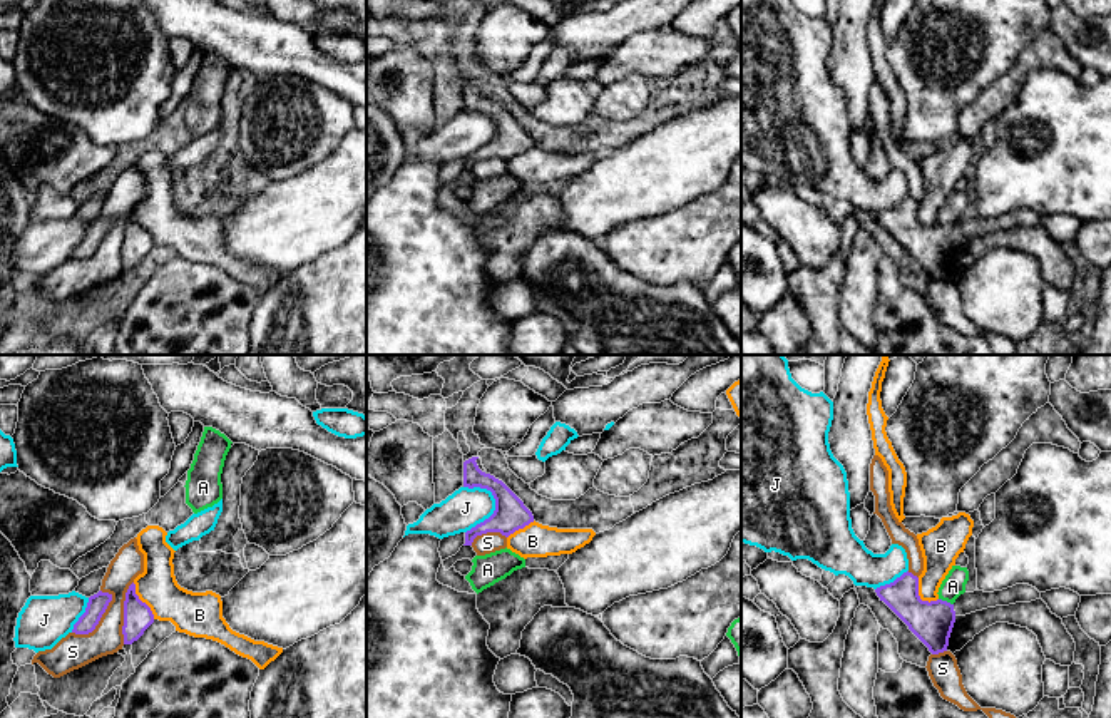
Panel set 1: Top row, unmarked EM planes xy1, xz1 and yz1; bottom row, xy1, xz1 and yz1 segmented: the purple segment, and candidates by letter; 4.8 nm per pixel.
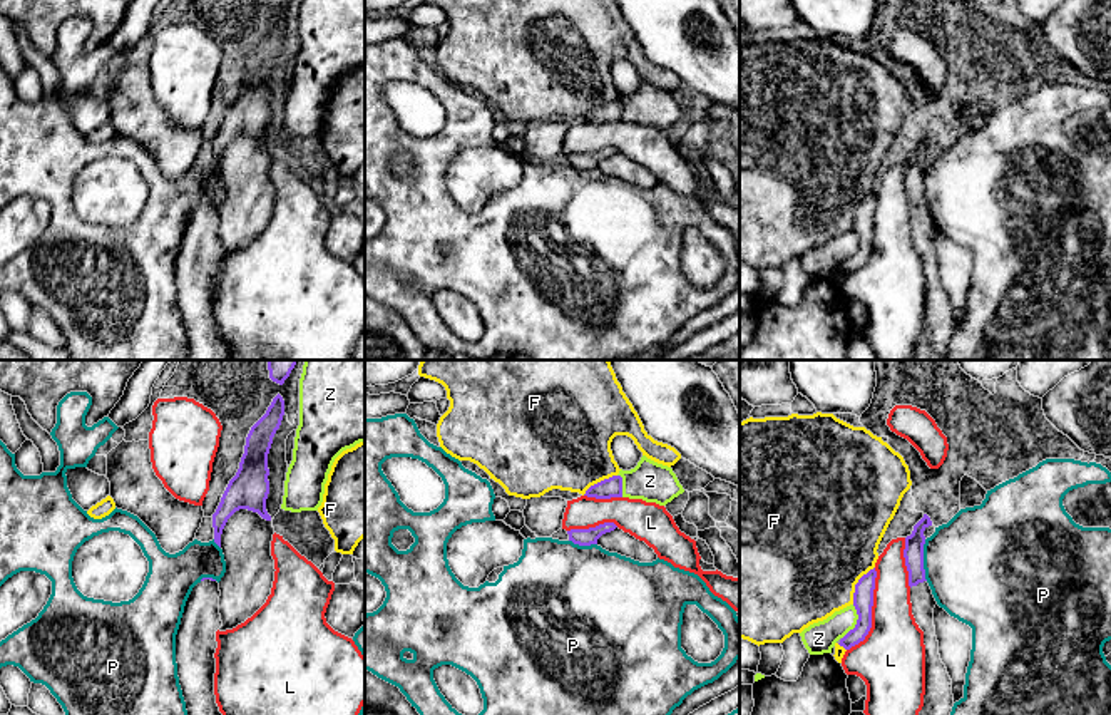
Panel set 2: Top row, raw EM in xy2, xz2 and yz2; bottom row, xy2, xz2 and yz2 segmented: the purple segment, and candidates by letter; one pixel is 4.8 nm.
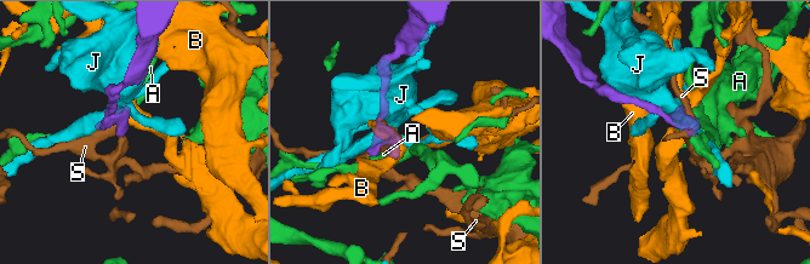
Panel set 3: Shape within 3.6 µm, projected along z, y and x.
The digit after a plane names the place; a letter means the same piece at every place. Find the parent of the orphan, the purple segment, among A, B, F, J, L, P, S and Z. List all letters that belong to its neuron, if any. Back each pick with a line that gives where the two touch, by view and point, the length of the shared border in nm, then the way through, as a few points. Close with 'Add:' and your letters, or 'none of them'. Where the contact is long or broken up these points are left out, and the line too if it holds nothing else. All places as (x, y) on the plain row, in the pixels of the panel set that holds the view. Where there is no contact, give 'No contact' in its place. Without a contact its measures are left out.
Add: none of them

